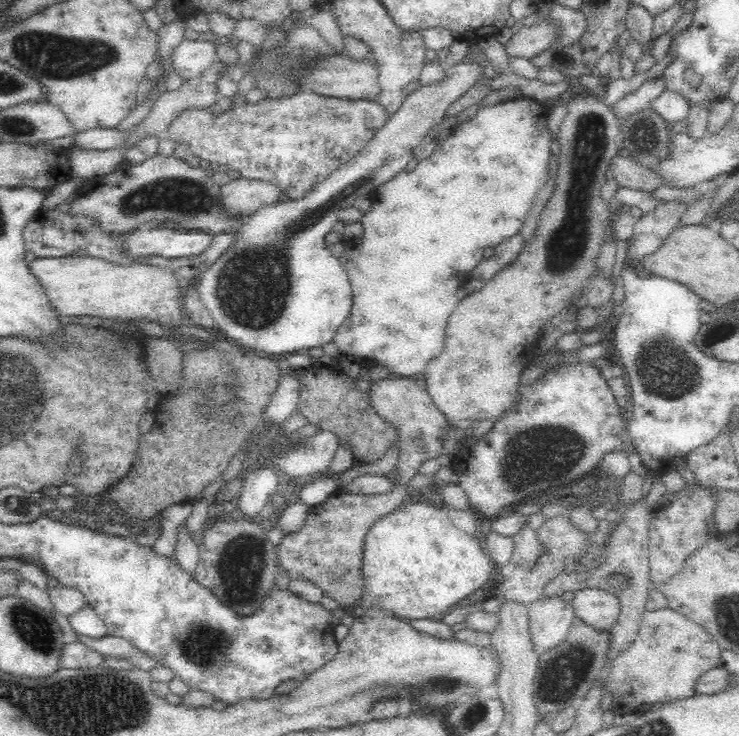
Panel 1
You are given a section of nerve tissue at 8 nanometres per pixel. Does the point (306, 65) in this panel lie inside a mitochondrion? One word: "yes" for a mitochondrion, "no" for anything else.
no

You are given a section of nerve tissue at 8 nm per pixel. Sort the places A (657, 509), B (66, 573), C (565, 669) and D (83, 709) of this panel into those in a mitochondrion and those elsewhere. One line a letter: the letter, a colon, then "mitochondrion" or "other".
A: other
B: other
C: mitochondrion
D: mitochondrion

